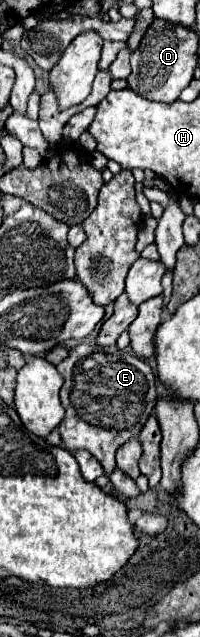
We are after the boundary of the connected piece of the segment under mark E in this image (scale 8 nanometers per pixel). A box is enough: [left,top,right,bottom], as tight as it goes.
[57,343,157,477]

